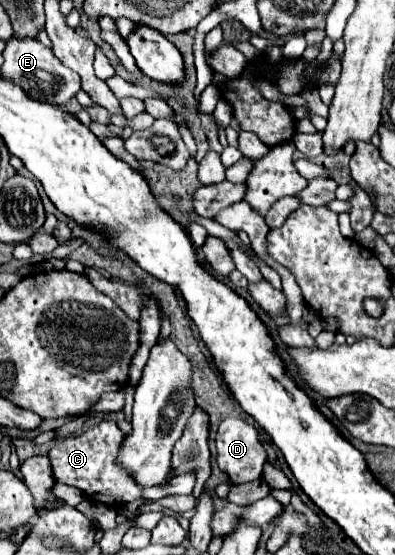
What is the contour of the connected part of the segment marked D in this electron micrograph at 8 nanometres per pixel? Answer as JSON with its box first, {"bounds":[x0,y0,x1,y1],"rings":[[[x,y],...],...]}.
{"bounds":[215,419,267,483],"rings":[[[223,419],[215,443],[217,465],[233,483],[247,483],[261,477],[267,451],[251,423],[243,419]]]}

